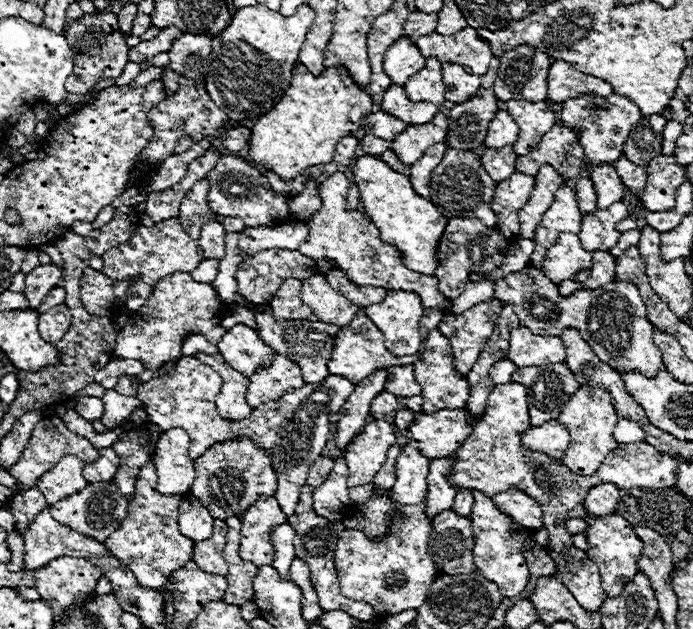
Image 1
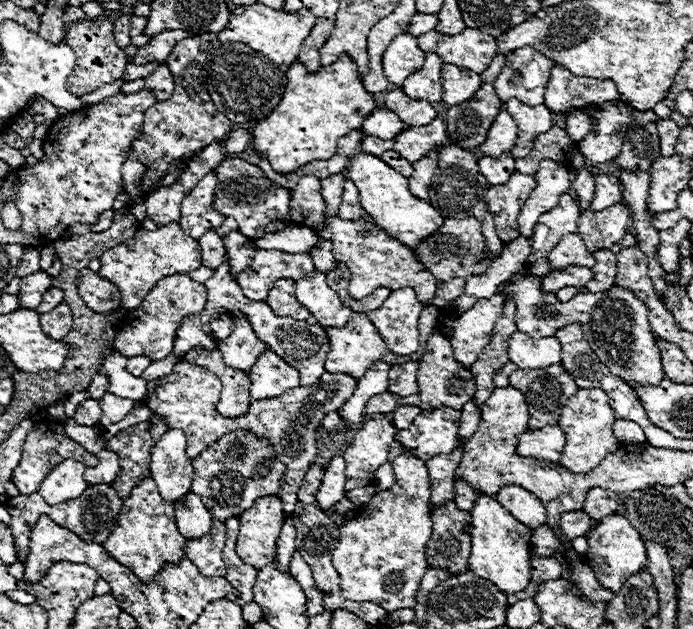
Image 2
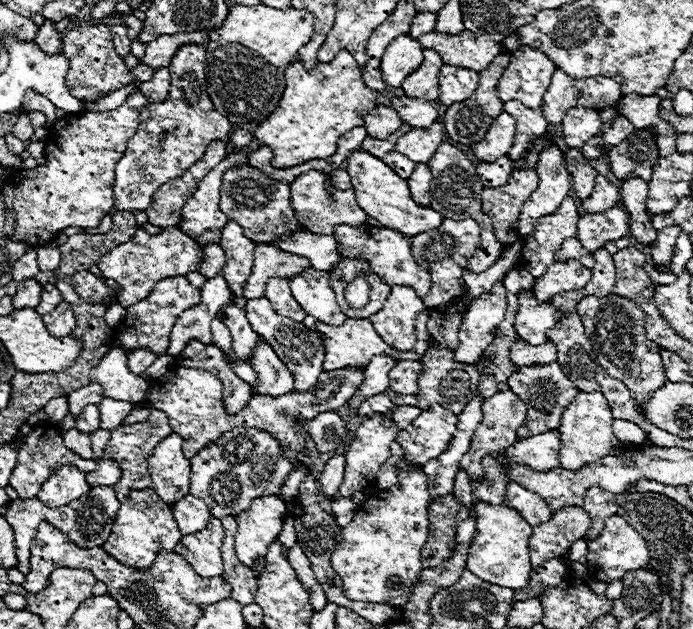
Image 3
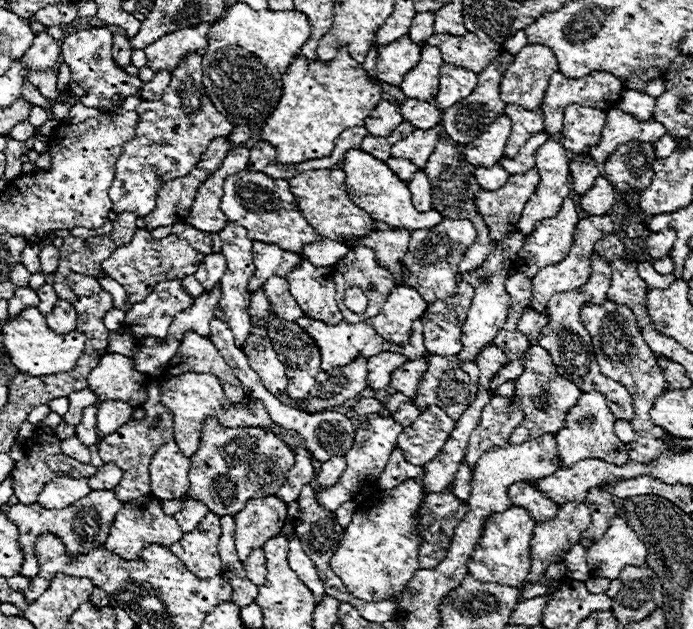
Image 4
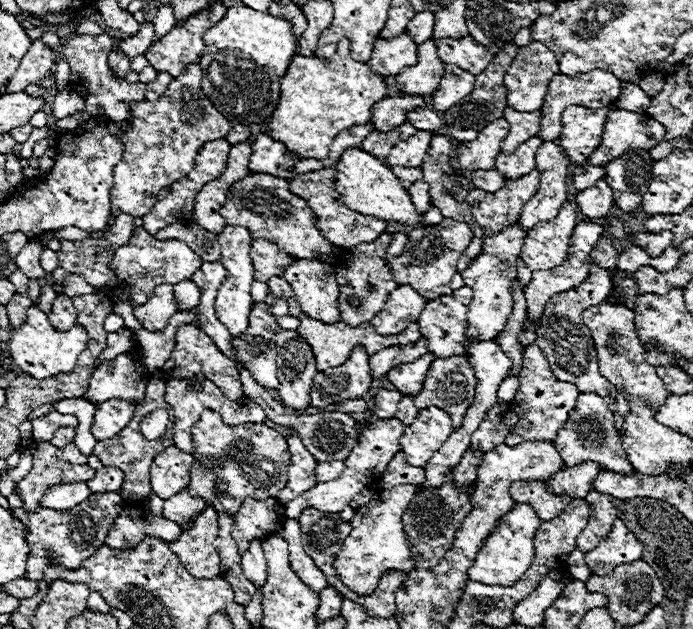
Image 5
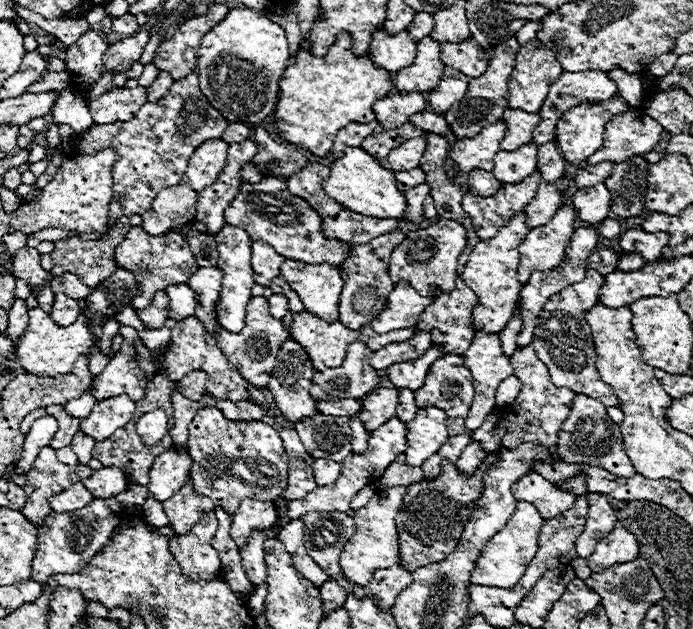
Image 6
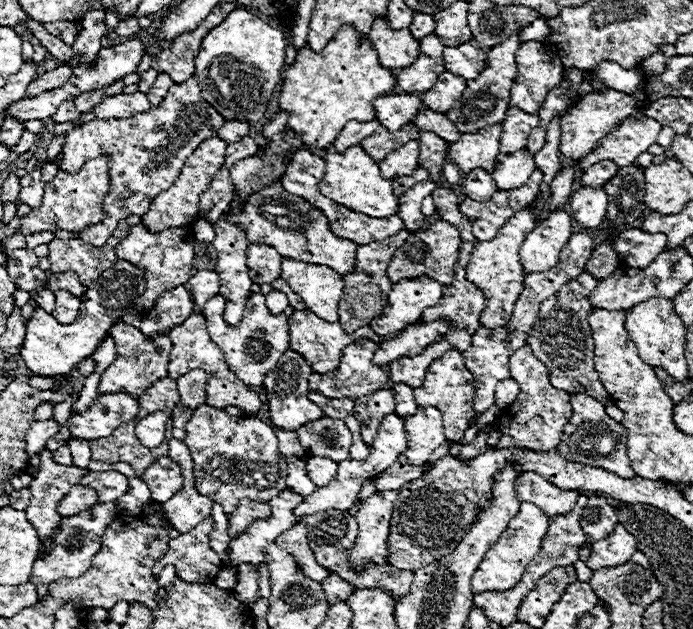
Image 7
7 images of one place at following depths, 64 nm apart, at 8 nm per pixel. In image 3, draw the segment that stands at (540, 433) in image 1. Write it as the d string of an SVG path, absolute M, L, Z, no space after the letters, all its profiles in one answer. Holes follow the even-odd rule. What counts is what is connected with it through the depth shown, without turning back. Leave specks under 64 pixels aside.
M546 430L542 434L520 438L514 446L506 450L506 458L528 464L534 470L550 470L560 466L560 432L558 430Z

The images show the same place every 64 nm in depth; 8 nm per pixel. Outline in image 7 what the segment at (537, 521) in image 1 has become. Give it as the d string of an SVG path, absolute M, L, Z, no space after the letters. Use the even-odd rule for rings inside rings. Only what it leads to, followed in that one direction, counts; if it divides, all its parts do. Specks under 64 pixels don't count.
M522 472L514 486L516 498L520 502L532 502L550 518L554 514L566 514L574 508L578 500L578 490L562 490L536 472Z

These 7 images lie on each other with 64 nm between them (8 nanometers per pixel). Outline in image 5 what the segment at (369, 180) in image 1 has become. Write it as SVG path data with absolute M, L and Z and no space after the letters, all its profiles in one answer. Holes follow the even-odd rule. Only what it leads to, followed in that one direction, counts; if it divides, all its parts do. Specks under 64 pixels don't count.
M348 148L342 154L342 160L338 160L336 170L338 170L336 190L340 192L344 204L356 212L374 216L378 220L408 224L408 226L434 226L442 220L442 214L436 206L430 206L430 210L426 214L418 214L414 204L410 202L408 190L400 184L400 180L392 174L392 170L364 150Z

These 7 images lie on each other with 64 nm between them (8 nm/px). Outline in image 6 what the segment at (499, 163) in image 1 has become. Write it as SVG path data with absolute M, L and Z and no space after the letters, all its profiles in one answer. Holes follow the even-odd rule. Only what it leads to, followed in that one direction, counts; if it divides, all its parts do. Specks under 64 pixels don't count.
M474 170L468 174L468 182L466 182L468 190L474 194L482 194L482 196L490 196L494 192L498 192L498 188L502 186L496 176L492 172L482 172L482 170Z

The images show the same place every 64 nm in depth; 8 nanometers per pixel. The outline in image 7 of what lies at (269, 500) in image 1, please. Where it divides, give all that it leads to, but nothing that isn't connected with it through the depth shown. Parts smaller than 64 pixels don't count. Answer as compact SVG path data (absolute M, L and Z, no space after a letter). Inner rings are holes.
M244 498L236 512L230 514L230 536L232 538L238 538L242 532L246 532L246 528L256 522L256 520L268 520L272 514L272 508L268 502L254 502L250 498Z

